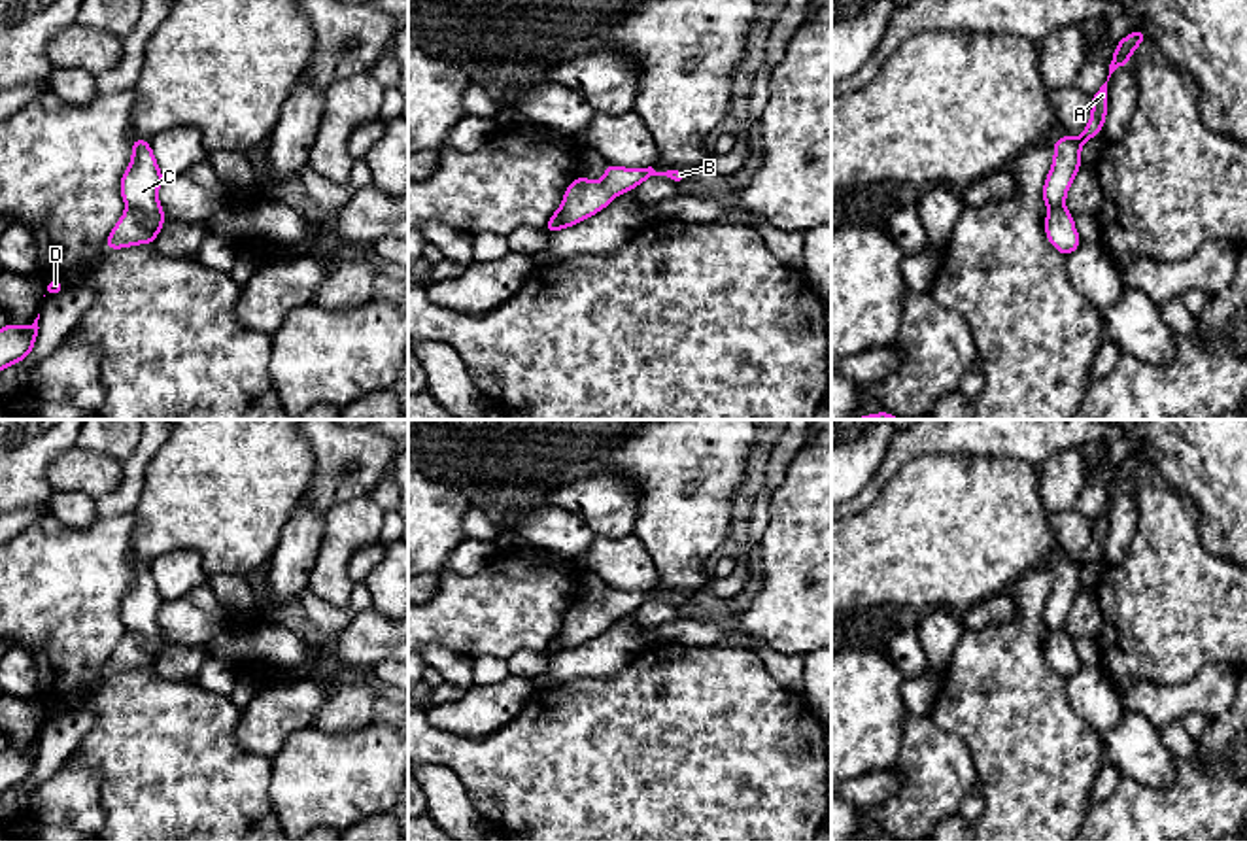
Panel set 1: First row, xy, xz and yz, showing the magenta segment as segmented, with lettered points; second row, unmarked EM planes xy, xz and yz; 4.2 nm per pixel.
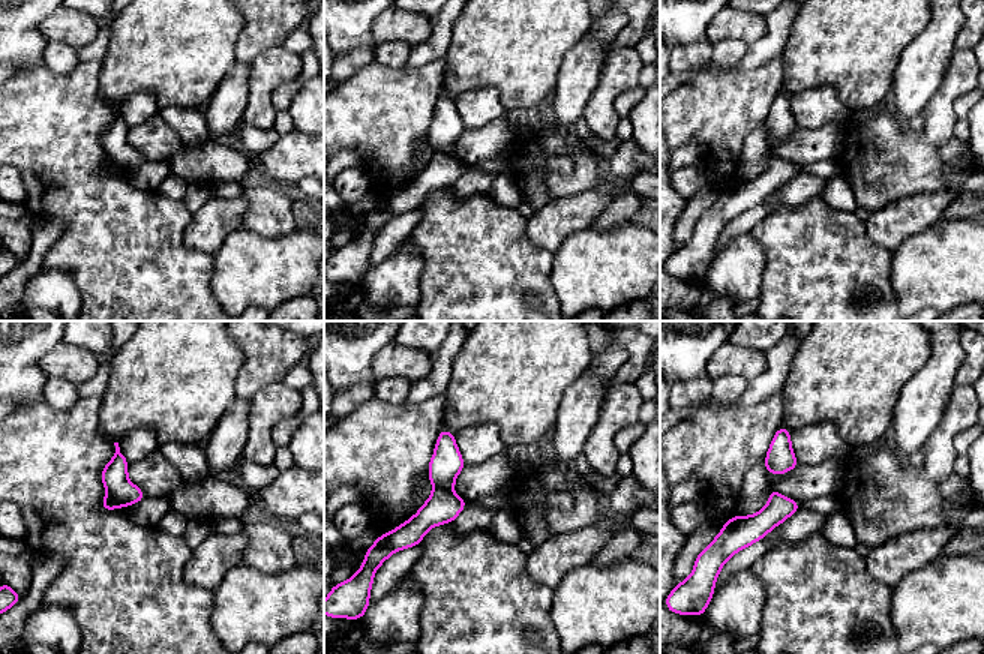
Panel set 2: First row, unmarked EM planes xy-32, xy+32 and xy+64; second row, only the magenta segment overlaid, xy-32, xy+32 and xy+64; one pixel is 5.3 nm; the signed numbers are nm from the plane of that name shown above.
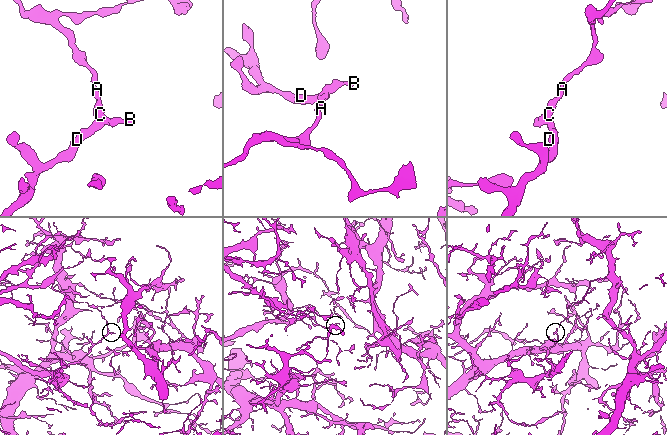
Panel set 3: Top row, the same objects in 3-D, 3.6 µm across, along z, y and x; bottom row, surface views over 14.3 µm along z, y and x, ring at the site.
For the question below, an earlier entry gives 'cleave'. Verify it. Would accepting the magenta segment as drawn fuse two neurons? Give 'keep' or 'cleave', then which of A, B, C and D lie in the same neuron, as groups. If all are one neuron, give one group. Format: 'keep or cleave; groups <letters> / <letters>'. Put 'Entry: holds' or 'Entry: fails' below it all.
cleave; groups A B C / D
Entry: holds

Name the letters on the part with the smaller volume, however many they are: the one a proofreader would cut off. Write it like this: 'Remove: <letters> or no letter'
Remove: A, B, C

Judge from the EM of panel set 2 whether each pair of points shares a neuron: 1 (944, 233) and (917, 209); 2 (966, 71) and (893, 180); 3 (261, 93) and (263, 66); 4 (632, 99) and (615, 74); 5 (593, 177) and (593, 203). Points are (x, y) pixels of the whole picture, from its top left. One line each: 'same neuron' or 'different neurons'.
1: different neurons
2: same neuron
3: same neuron
4: different neurons
5: different neurons

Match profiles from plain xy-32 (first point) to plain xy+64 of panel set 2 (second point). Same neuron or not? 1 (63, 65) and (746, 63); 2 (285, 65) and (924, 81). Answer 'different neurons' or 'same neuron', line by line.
1: different neurons
2: different neurons

